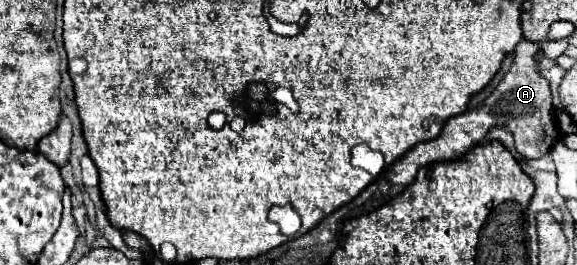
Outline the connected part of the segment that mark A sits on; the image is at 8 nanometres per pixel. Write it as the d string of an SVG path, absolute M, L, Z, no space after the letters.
M521 40L515 48L515 60L511 70L505 74L505 78L499 82L495 92L487 98L487 104L457 114L447 124L443 126L441 134L429 142L417 144L413 150L409 150L403 158L409 158L409 166L395 170L393 176L389 176L391 184L411 184L415 178L415 172L431 162L447 162L447 160L457 160L461 158L471 146L479 144L489 128L493 124L503 124L515 138L515 146L523 158L541 158L549 152L553 140L557 140L561 134L557 132L557 126L553 124L553 102L551 102L551 92L549 92L549 82L539 76L533 54L537 54L539 48L537 44L529 40Z

